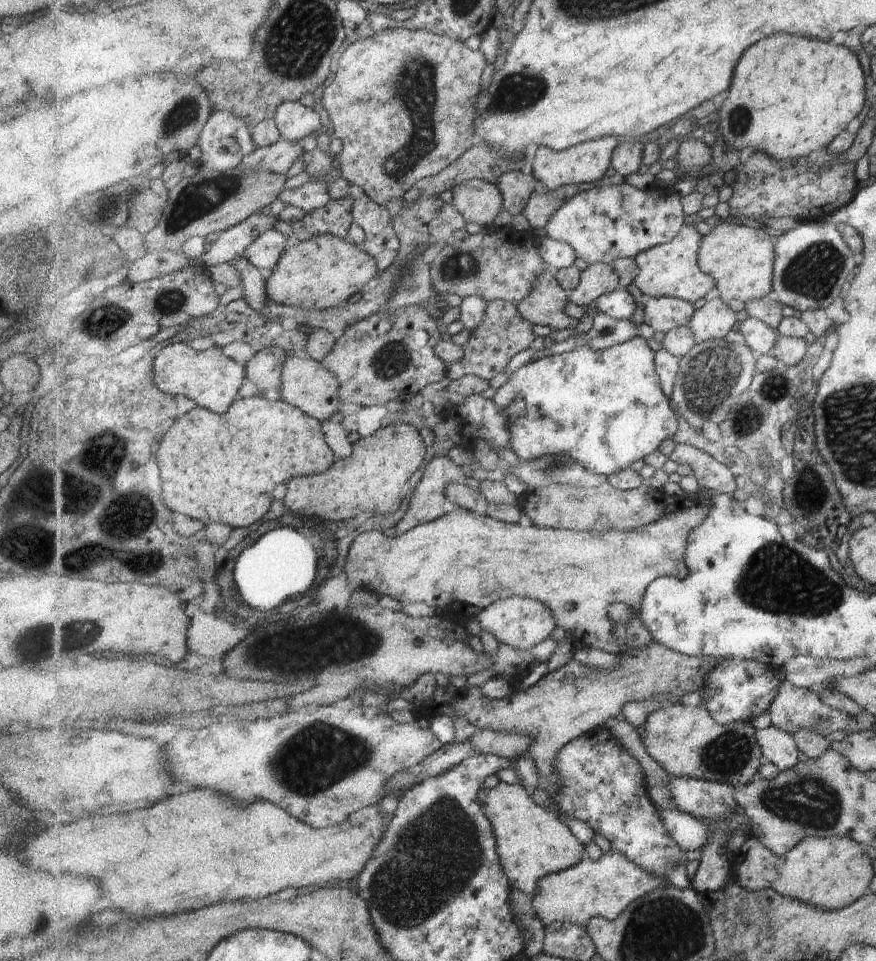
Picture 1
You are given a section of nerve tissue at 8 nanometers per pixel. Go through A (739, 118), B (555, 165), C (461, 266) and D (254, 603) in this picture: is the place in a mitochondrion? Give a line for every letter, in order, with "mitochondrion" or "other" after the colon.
A: mitochondrion
B: other
C: mitochondrion
D: other

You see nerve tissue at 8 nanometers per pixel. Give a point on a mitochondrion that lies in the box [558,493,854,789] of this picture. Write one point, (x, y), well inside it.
(780, 578)

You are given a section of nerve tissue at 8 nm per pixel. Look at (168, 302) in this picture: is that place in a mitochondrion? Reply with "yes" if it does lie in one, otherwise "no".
yes

